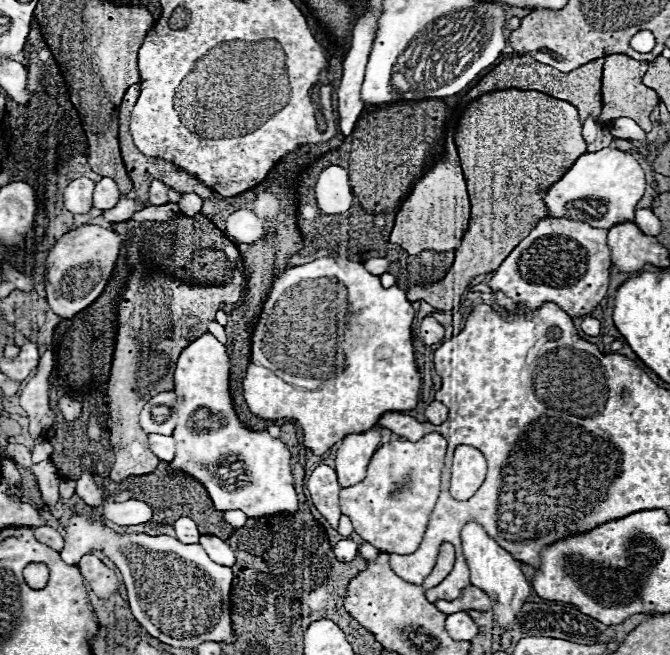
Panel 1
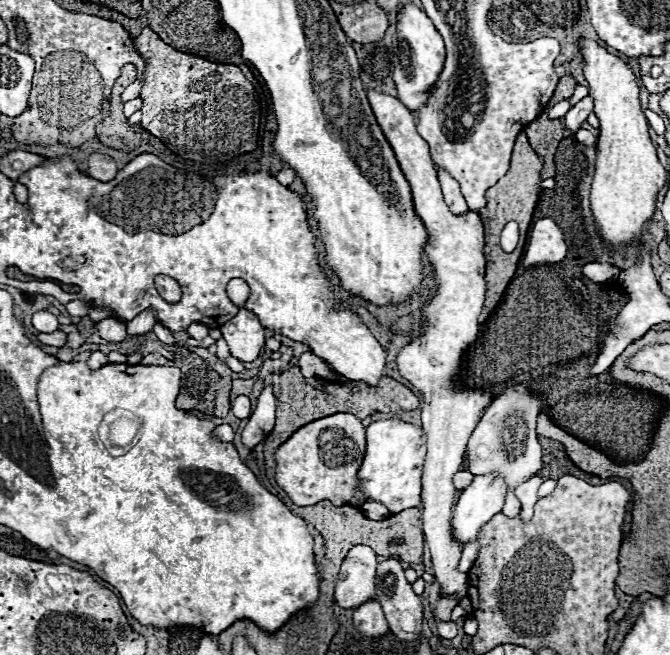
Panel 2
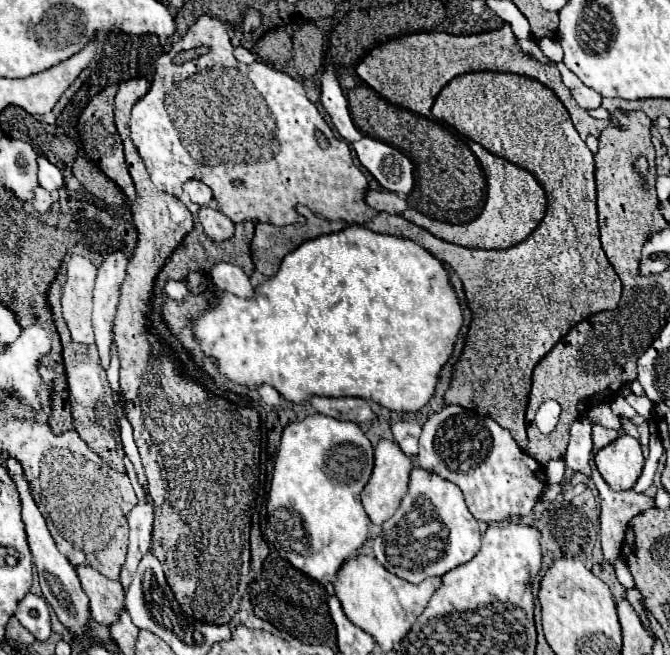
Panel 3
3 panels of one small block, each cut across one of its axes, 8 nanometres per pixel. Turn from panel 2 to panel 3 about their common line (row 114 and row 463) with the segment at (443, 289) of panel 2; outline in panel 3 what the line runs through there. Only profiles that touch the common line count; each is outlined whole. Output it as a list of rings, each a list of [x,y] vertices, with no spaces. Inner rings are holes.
[[[380,440],[376,446],[376,452],[374,452],[374,458],[376,458],[374,472],[362,492],[362,504],[364,504],[364,510],[370,516],[372,524],[380,526],[396,512],[404,494],[408,492],[408,482],[410,482],[410,472],[414,468],[414,462],[410,456],[406,456],[402,452],[402,448],[394,440]]]

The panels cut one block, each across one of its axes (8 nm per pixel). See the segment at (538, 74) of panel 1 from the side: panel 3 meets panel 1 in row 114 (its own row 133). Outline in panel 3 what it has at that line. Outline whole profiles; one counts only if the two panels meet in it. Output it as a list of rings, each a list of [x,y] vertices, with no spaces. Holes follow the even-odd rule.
[[[504,24],[500,30],[484,32],[484,34],[472,34],[472,36],[452,36],[446,32],[418,32],[418,34],[406,34],[394,40],[388,40],[380,46],[376,46],[356,68],[356,74],[372,86],[382,98],[388,102],[402,106],[410,112],[416,112],[420,116],[432,118],[430,108],[436,100],[436,94],[456,76],[466,72],[480,72],[480,70],[496,70],[496,72],[514,72],[522,76],[530,76],[544,86],[552,88],[556,96],[564,102],[566,110],[570,112],[570,118],[574,122],[574,128],[580,132],[582,140],[586,140],[588,134],[600,136],[600,132],[610,124],[610,120],[596,120],[586,110],[582,110],[576,100],[572,98],[570,90],[564,86],[562,76],[556,66],[540,64],[528,56],[524,56],[516,44],[514,36],[508,24]]]

